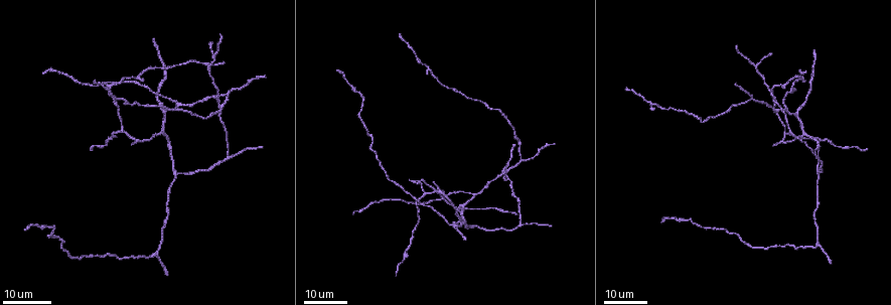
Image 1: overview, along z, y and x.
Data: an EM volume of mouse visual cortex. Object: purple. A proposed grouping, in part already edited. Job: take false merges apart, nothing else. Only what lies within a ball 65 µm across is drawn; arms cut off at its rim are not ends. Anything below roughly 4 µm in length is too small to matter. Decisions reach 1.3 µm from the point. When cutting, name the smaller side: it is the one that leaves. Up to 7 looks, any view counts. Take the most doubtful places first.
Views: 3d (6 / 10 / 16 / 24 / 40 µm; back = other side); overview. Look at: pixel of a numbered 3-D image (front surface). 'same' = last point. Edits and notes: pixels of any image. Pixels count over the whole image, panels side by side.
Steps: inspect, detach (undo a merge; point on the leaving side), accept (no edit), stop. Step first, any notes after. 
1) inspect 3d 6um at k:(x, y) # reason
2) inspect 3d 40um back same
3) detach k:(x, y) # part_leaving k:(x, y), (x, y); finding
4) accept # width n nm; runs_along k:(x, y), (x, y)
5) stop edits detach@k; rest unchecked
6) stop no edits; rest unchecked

inspect 3d 24um at 1:(155, 254) # four or more arms meet

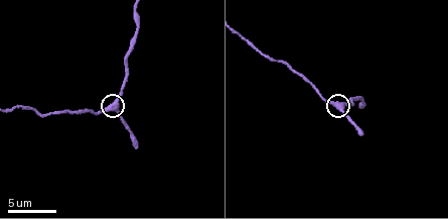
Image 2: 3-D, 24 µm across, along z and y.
inspect 3d 6um at 2:(338, 109)

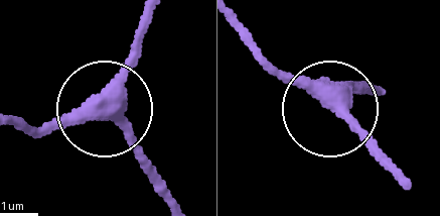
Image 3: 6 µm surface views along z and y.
accept # width 360 nm; all the same neuron

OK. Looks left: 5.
inspect 3d 16um at 1:(519, 162) # three-way junction

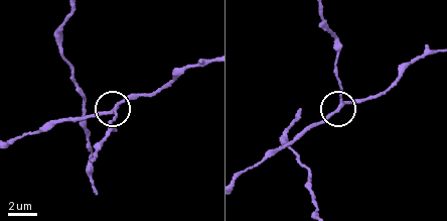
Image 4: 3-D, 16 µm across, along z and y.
inspect 3d 10um at 4:(115, 106)

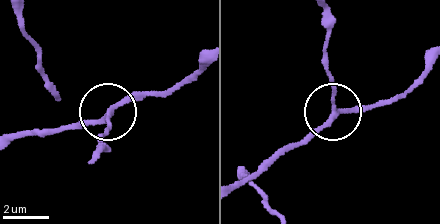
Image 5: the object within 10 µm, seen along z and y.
accept # arms 3; runs_along 5:(237, 188), (305, 142), (334, 115), (385, 101); all the same neuron

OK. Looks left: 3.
inspect 3d 24um at 1:(215, 56) # arms part here

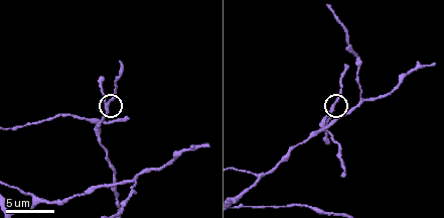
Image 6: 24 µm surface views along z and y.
inspect 3d 10um at 6:(332, 107)

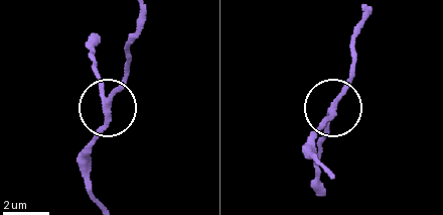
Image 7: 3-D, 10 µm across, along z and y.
accept # runs_along 7:(101, 203), (90, 186), (90, 151), (107, 122), (95, 66); continuous, no second neuron

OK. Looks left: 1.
stop no edits; rest unchecked

